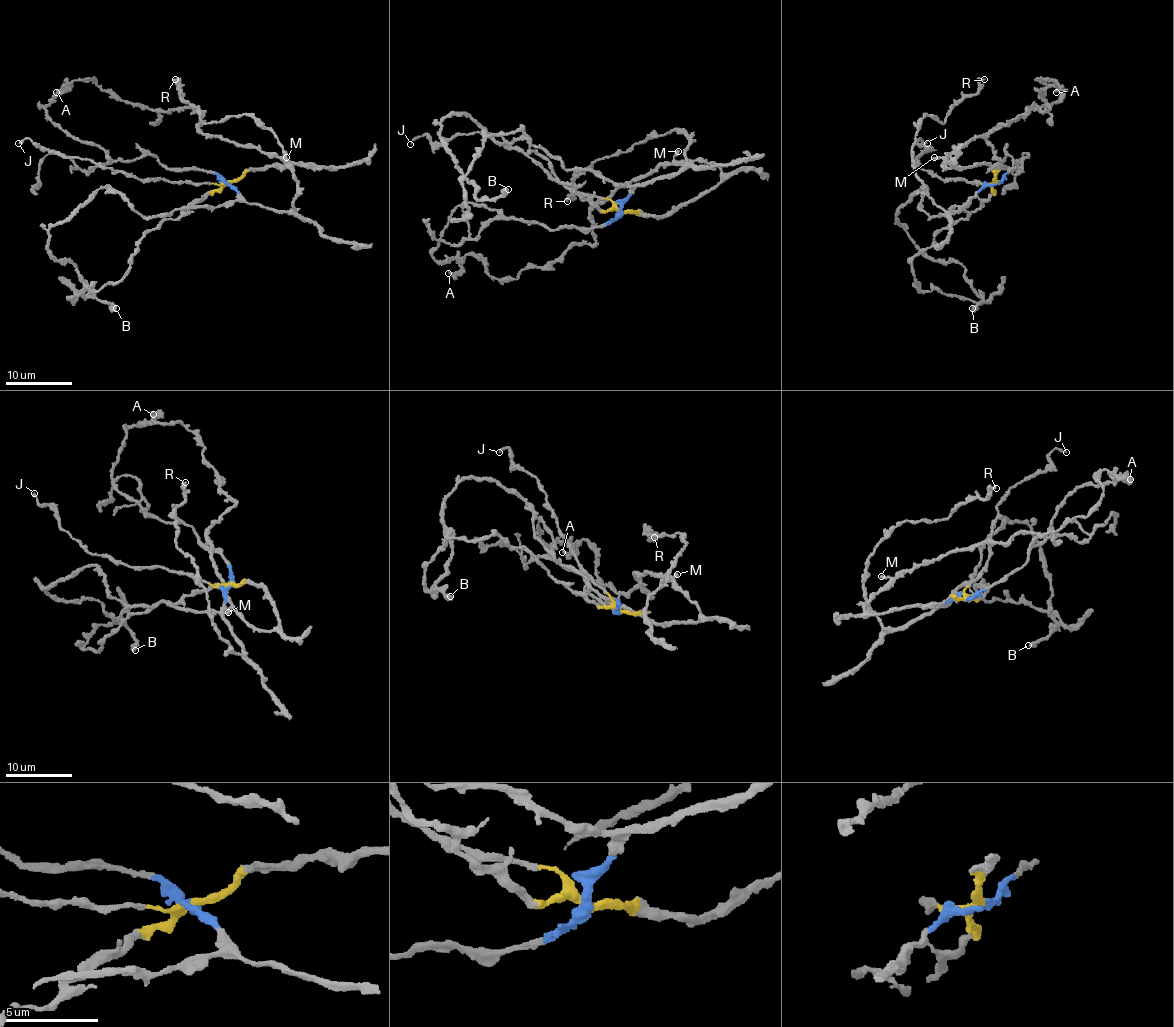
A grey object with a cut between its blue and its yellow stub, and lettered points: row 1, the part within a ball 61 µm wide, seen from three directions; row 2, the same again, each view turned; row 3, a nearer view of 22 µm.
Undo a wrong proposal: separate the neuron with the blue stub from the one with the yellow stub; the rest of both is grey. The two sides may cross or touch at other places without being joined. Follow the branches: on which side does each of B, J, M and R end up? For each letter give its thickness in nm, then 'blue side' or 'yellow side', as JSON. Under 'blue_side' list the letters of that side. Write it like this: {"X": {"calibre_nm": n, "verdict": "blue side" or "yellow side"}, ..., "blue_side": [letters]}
{"B": {"calibre_nm": 420, "verdict": "blue side"}, "J": {"calibre_nm": 120, "verdict": "yellow side"}, "M": {"calibre_nm": 320, "verdict": "yellow side"}, "R": {"calibre_nm": 320, "verdict": "blue side"}, "blue_side": ["B", "R"]}

